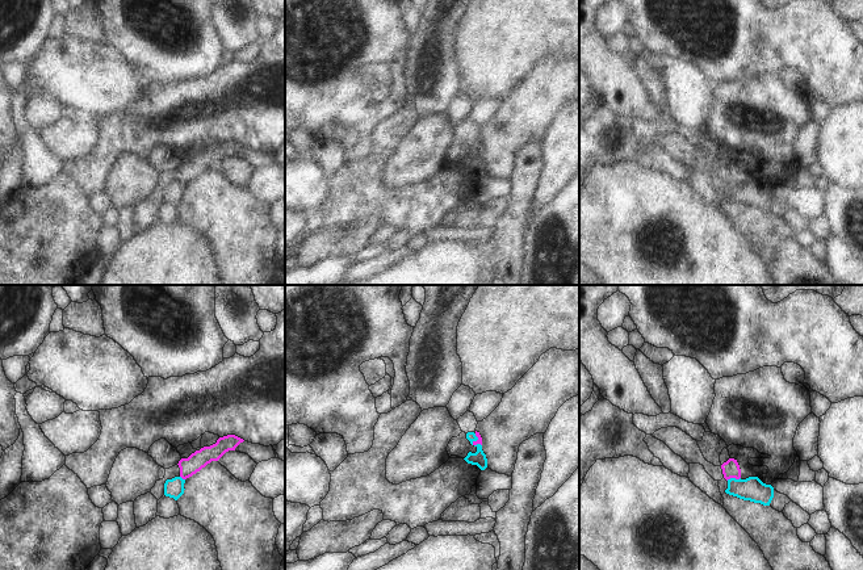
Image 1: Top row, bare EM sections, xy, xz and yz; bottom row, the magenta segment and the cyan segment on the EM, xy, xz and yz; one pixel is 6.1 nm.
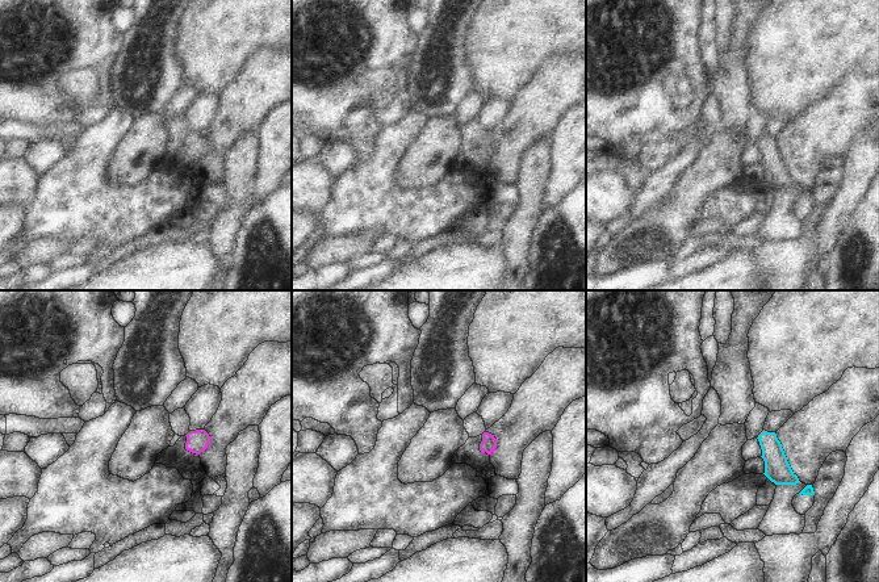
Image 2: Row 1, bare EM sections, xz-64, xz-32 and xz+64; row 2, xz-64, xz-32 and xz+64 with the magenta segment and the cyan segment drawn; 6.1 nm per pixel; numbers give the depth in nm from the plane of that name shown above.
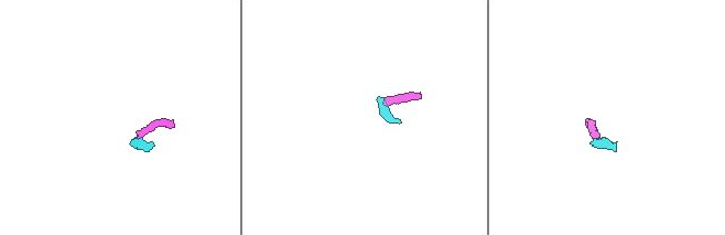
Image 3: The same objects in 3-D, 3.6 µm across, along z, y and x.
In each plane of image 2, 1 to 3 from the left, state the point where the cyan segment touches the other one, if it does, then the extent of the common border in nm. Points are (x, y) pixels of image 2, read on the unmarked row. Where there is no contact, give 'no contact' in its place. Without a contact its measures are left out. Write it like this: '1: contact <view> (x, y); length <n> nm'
1: no contact
2: no contact
3: no contact

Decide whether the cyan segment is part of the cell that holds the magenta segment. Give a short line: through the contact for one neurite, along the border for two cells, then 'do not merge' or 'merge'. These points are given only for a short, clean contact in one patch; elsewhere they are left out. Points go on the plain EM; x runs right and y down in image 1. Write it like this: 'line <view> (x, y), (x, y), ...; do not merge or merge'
line yz (740, 183), (727, 185); do not merge

